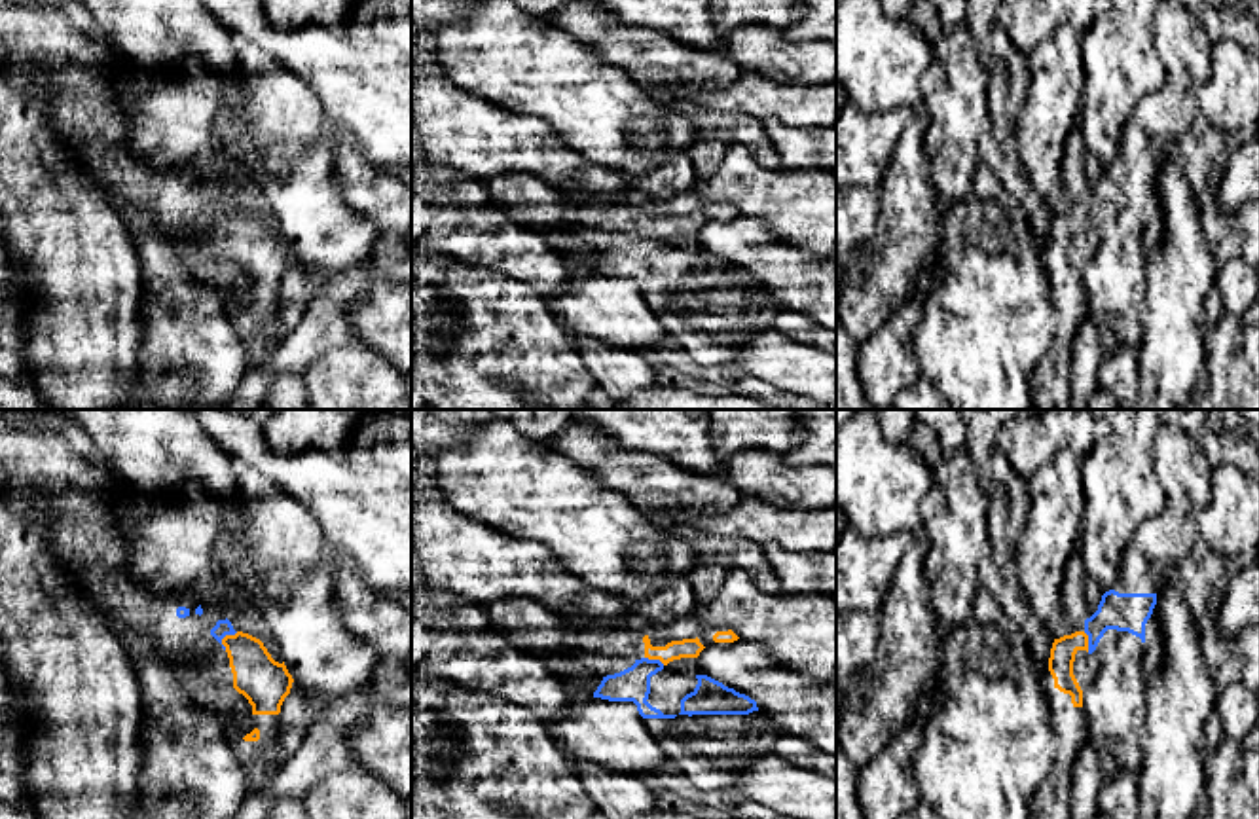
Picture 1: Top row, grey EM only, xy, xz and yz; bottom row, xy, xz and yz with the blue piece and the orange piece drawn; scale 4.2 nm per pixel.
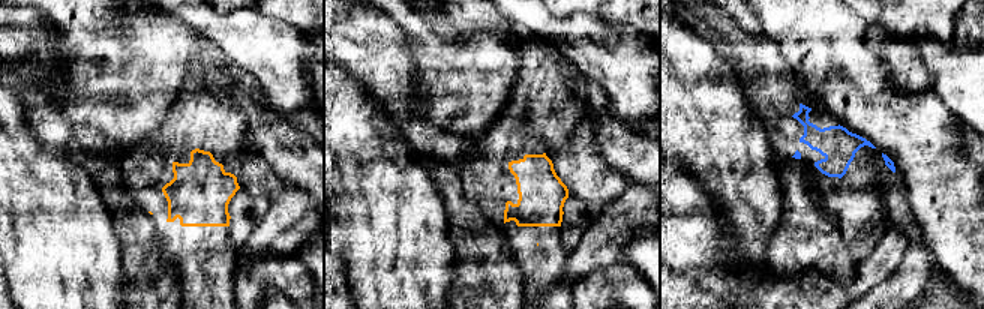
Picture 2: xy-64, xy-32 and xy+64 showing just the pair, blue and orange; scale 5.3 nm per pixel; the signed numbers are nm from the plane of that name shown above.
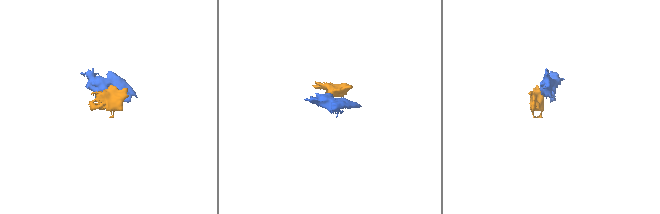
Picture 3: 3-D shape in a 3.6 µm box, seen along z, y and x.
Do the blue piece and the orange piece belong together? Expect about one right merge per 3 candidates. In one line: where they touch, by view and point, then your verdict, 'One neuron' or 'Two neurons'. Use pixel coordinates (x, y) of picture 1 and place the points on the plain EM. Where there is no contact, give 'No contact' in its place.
Touches blue at xy (224, 211). Two neurons

